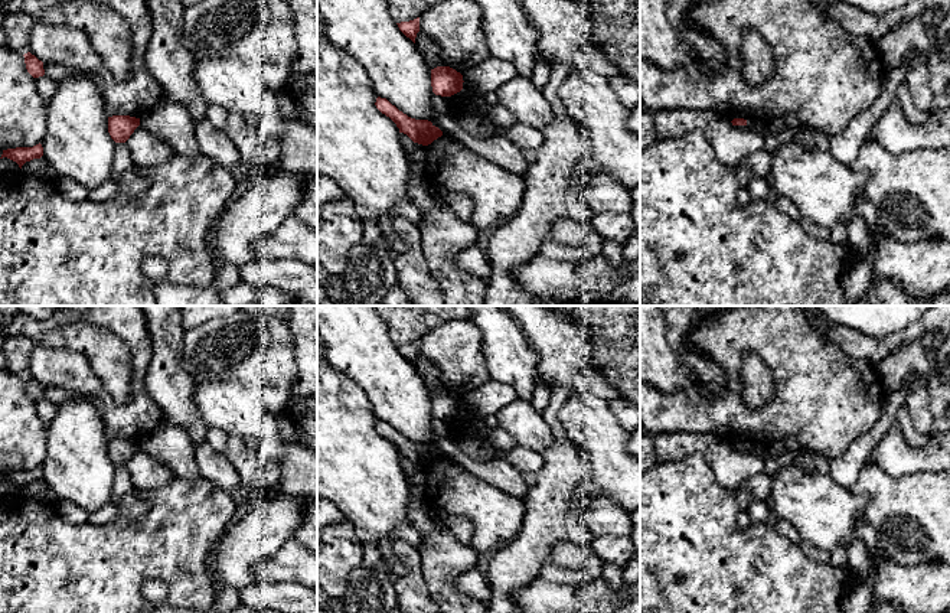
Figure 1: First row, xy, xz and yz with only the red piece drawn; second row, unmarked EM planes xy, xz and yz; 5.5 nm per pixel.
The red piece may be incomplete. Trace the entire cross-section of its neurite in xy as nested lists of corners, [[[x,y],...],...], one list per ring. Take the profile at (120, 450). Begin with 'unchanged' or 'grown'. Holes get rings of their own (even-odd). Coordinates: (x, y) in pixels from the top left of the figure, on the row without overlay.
unchanged | [[[130,438],[108,440],[108,456],[115,466],[125,466],[140,449],[140,441]]]

